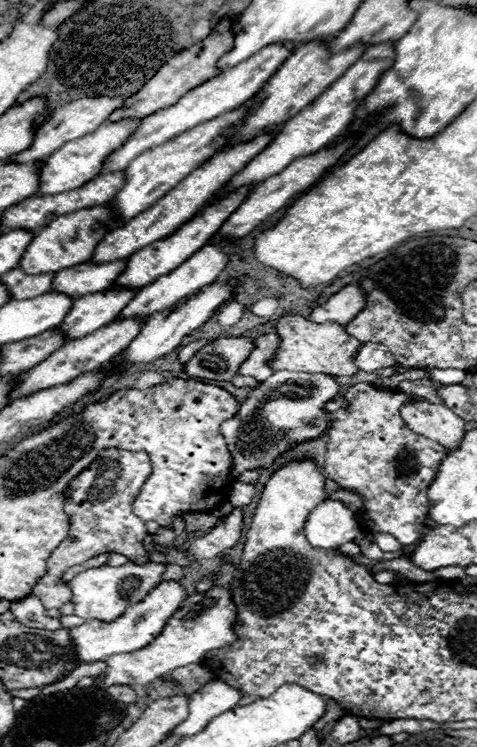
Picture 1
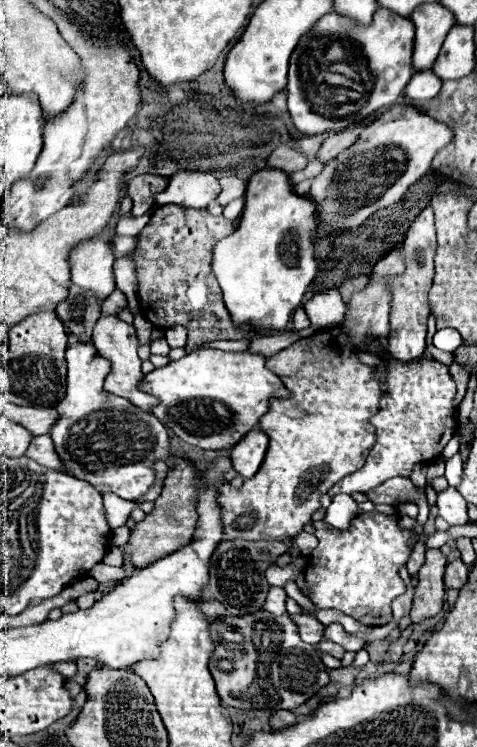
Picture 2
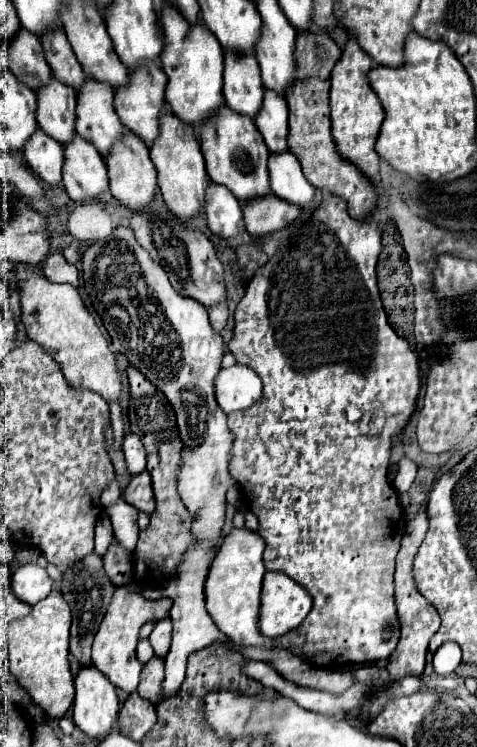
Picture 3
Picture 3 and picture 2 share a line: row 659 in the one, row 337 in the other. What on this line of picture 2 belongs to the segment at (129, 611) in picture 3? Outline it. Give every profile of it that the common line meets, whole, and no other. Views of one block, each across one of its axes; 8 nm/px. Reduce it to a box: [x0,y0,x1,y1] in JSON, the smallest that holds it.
[92,316,158,412]

